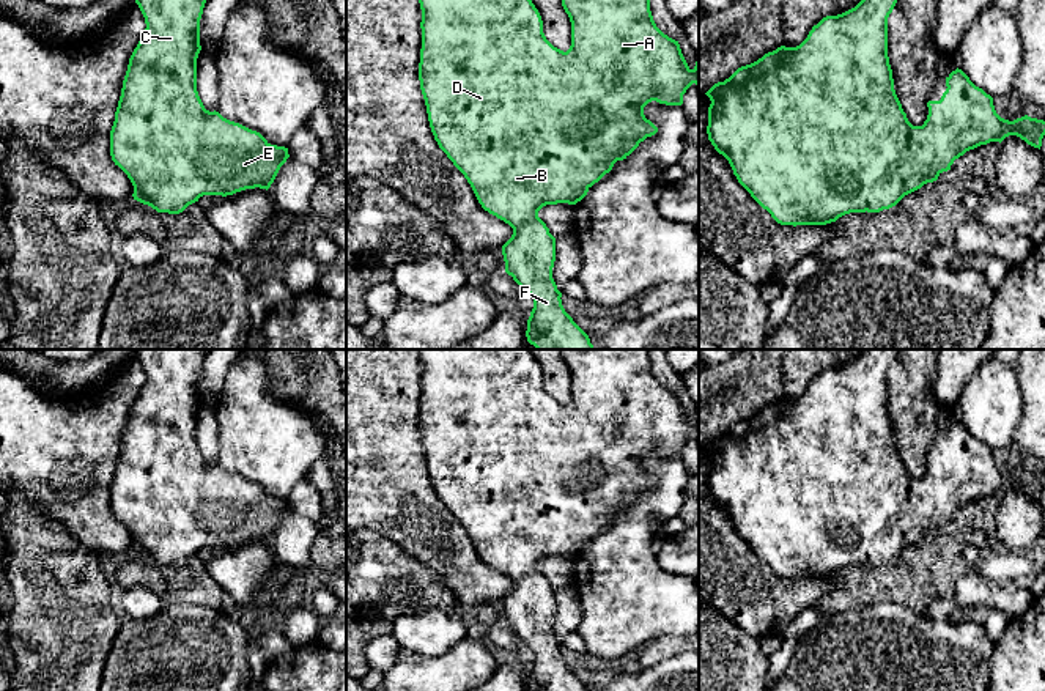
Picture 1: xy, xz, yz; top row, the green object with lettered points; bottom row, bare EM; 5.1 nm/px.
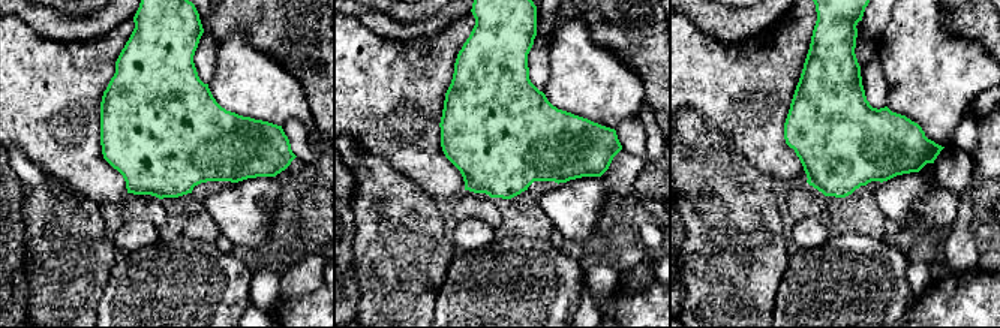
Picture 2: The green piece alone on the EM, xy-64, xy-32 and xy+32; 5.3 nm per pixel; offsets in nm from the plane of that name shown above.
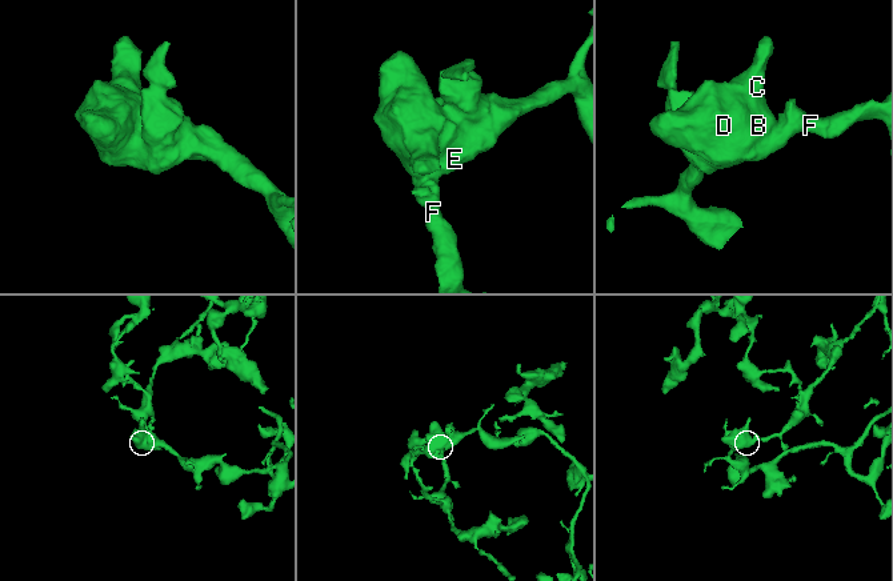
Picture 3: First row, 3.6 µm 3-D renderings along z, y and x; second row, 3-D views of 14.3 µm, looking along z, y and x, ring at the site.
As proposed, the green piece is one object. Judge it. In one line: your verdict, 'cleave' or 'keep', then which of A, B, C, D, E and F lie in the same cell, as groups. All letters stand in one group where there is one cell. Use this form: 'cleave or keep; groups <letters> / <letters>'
keep; groups A B C D E F

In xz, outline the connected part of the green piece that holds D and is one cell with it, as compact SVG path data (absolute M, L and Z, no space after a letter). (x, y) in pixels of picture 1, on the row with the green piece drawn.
M419 0L419 3L422 9L419 80L430 127L439 148L471 184L482 208L513 228L511 238L502 246L502 255L505 272L534 299L534 309L527 320L527 342L537 349L593 349L589 335L573 321L562 305L562 293L552 279L556 238L538 217L538 211L546 205L576 205L587 195L595 183L612 170L617 161L626 159L641 142L655 135L658 127L645 118L644 107L652 101L666 105L681 105L686 90L692 83L699 87L699 57L696 66L691 69L681 54L678 41L669 38L656 27L650 11L650 0L562 0L562 6L571 22L571 46L567 52L554 47L546 39L541 16L532 0Z

